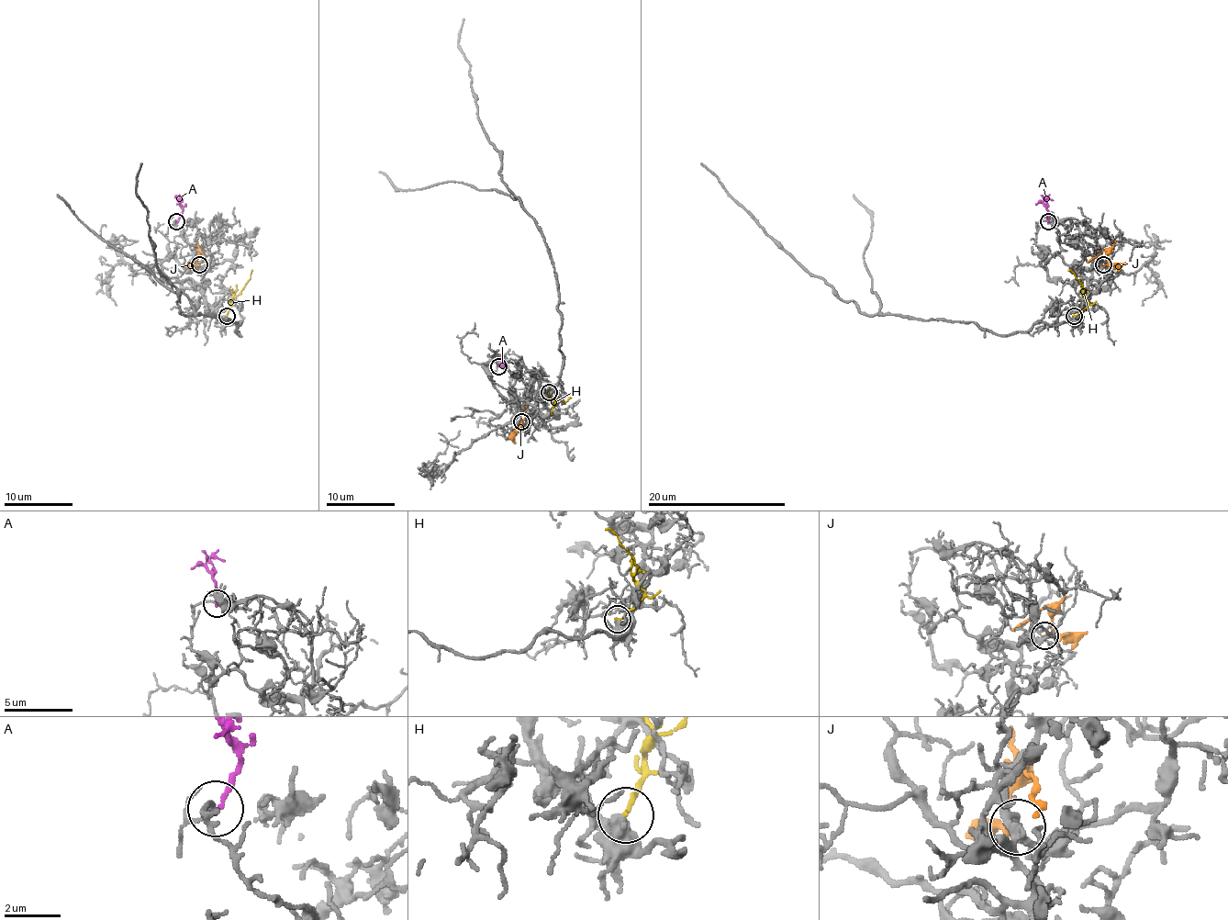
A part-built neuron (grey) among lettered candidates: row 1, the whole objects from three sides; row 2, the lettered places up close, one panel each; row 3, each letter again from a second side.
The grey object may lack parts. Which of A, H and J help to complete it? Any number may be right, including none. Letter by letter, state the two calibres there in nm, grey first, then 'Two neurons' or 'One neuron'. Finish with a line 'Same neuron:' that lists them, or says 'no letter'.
A: Thickness 110 nm (grey) against 160 nm. Two neurons
H: Thickness 440 nm (grey) against 150 nm. Two neurons
J: Thickness 150 nm (grey) against 200 nm. Two neurons
Same neuron: no letter

